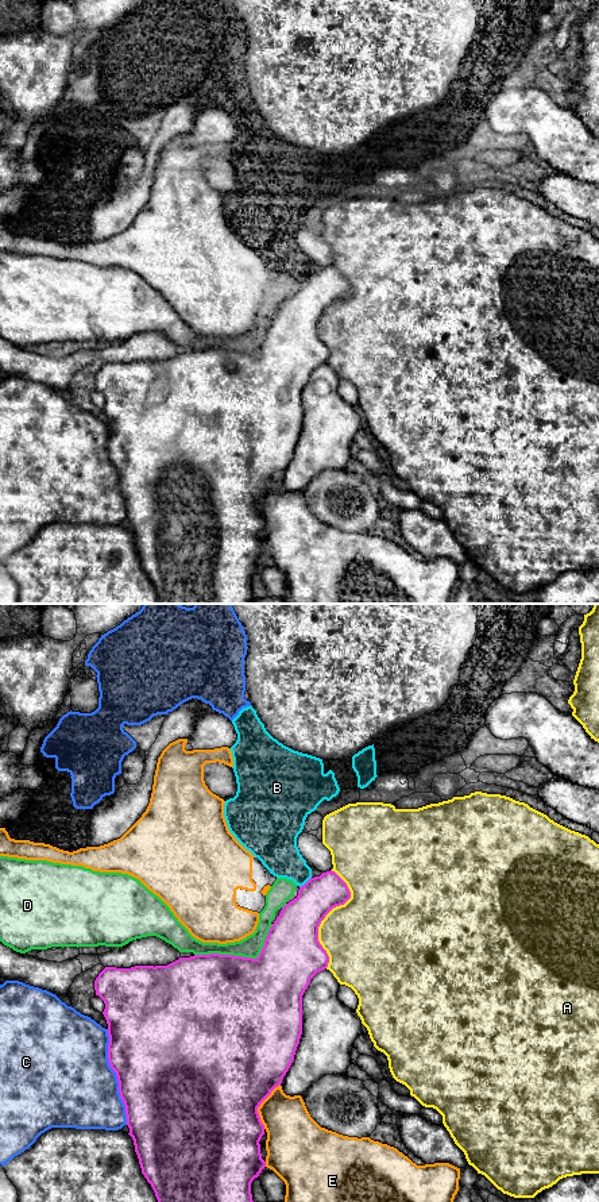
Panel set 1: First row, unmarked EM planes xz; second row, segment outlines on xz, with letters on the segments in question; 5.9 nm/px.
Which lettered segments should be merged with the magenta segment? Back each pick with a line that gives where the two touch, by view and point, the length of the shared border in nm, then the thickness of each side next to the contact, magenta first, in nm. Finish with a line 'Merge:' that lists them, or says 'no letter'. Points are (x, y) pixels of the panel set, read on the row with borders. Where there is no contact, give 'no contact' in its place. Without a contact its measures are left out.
Merge: no letter

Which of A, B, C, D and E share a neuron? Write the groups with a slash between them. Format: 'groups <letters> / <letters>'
groups A / B C / D / E

